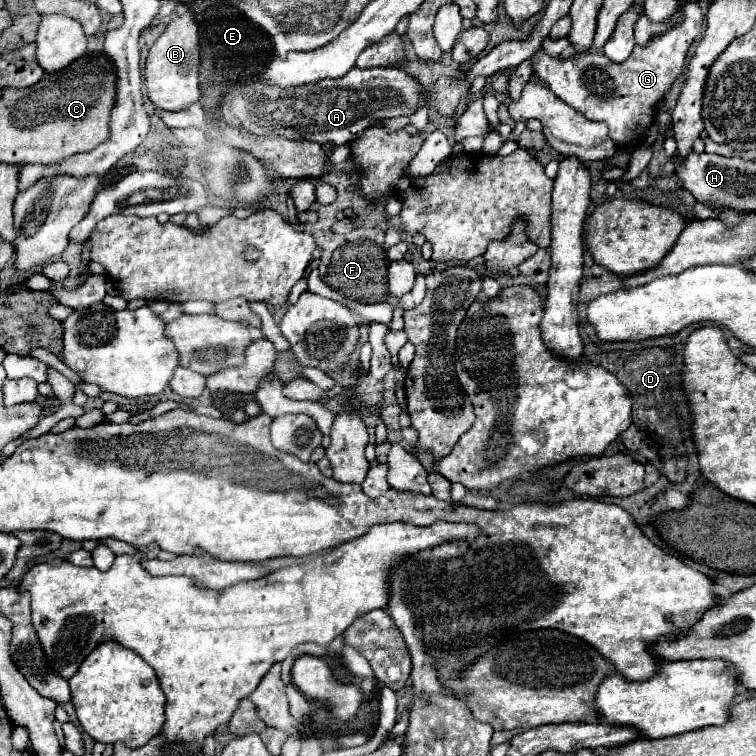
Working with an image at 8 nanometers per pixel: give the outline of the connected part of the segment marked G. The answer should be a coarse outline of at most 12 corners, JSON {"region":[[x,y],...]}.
{"region":[[682,23],[624,63],[538,49],[534,75],[618,147],[640,145],[702,29]]}

